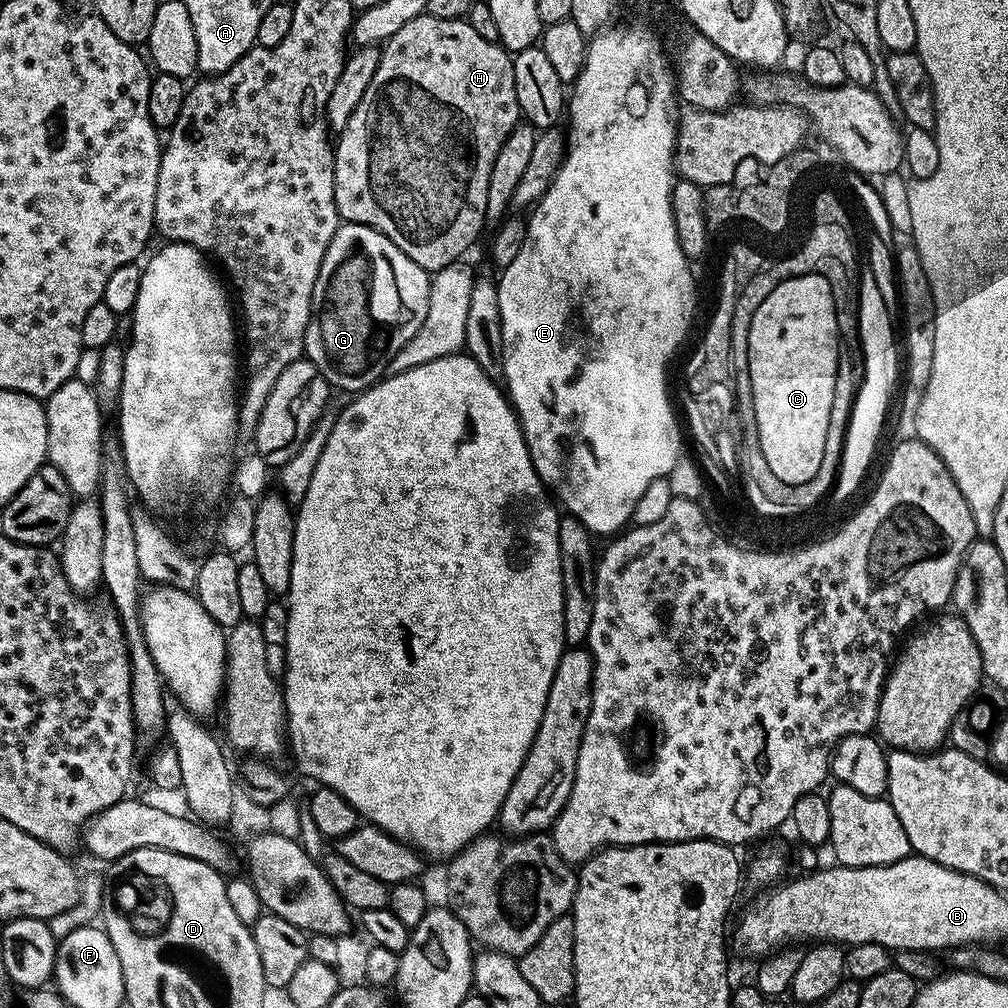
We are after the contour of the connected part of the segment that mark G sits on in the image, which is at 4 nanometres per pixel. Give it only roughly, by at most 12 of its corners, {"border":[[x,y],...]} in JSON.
{"border":[[341,223],[304,356],[359,394],[418,334],[429,273]]}

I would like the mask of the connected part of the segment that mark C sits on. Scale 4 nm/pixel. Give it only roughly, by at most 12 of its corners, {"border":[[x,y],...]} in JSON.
{"border":[[814,272],[754,314],[758,438],[782,482],[822,466],[839,353]]}

